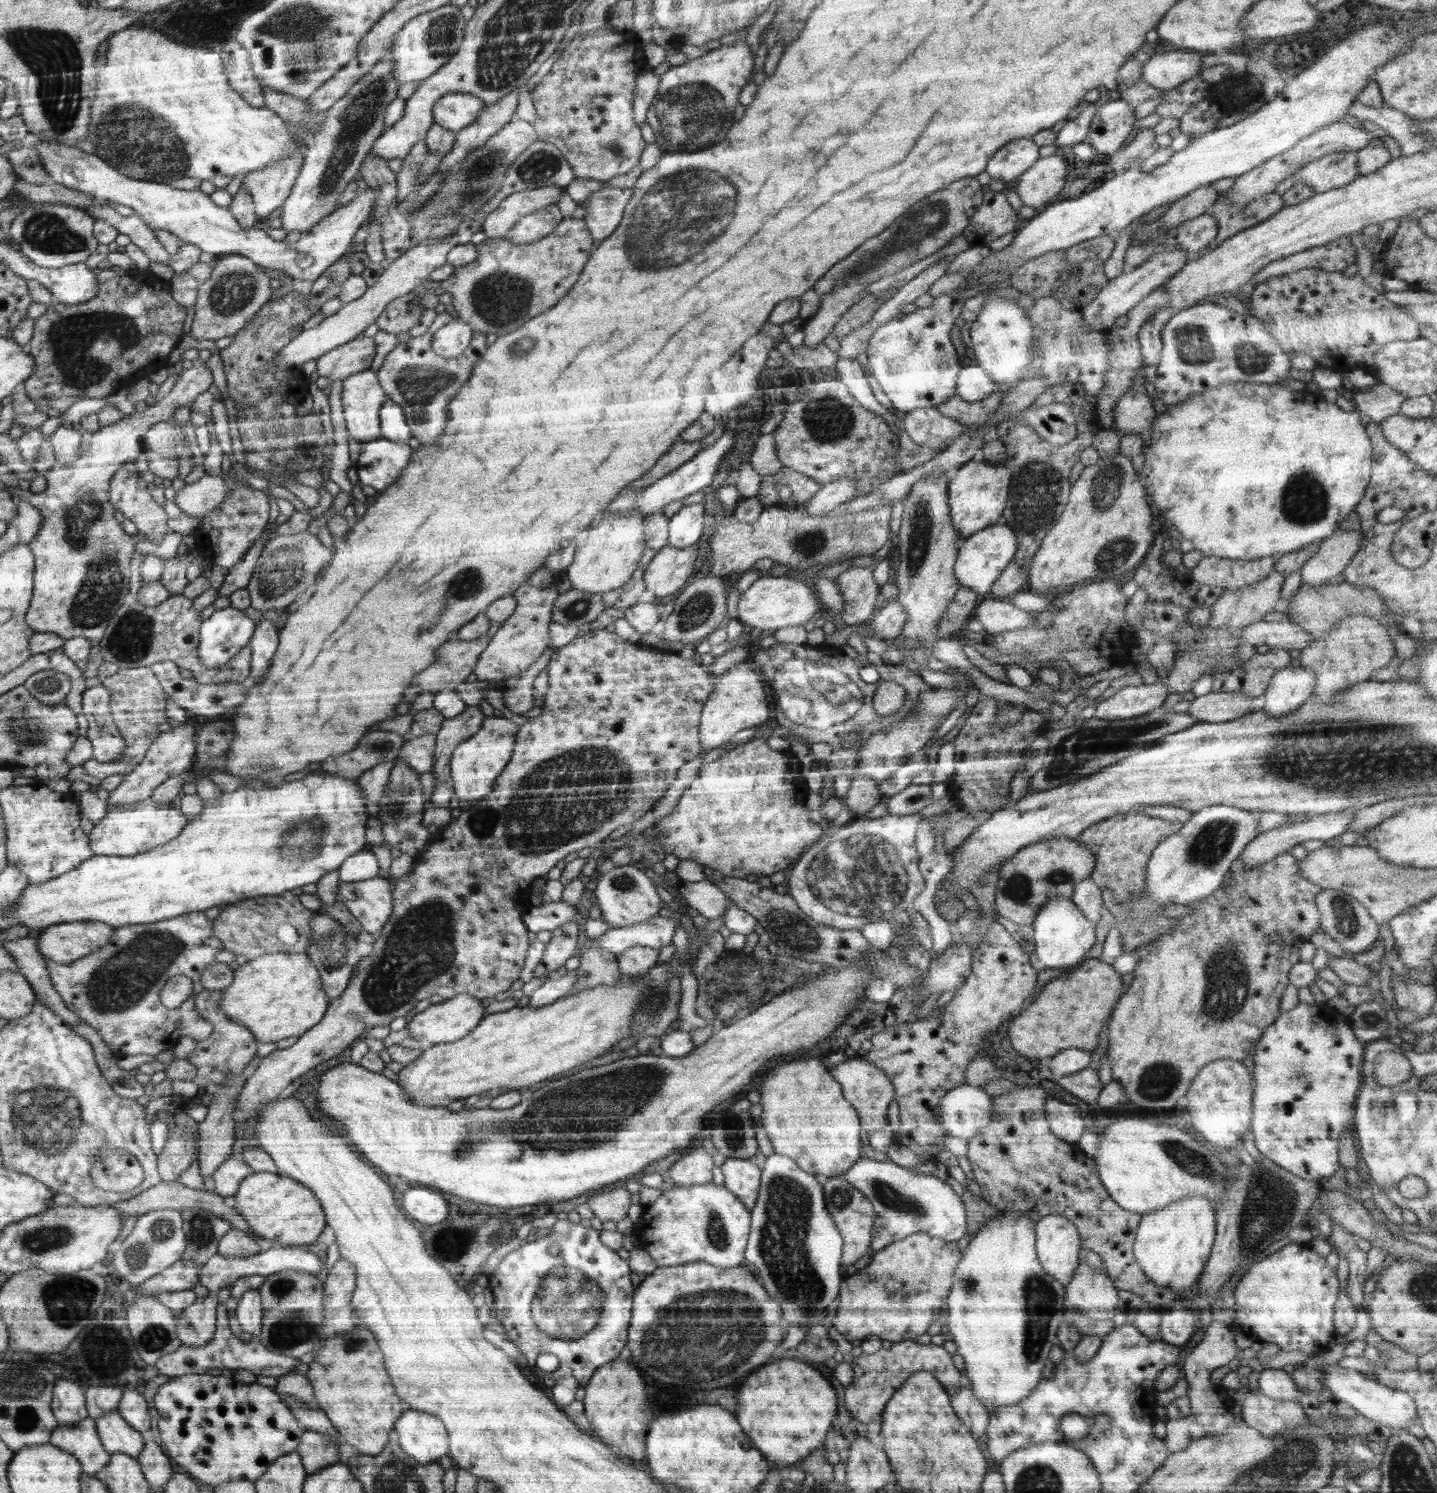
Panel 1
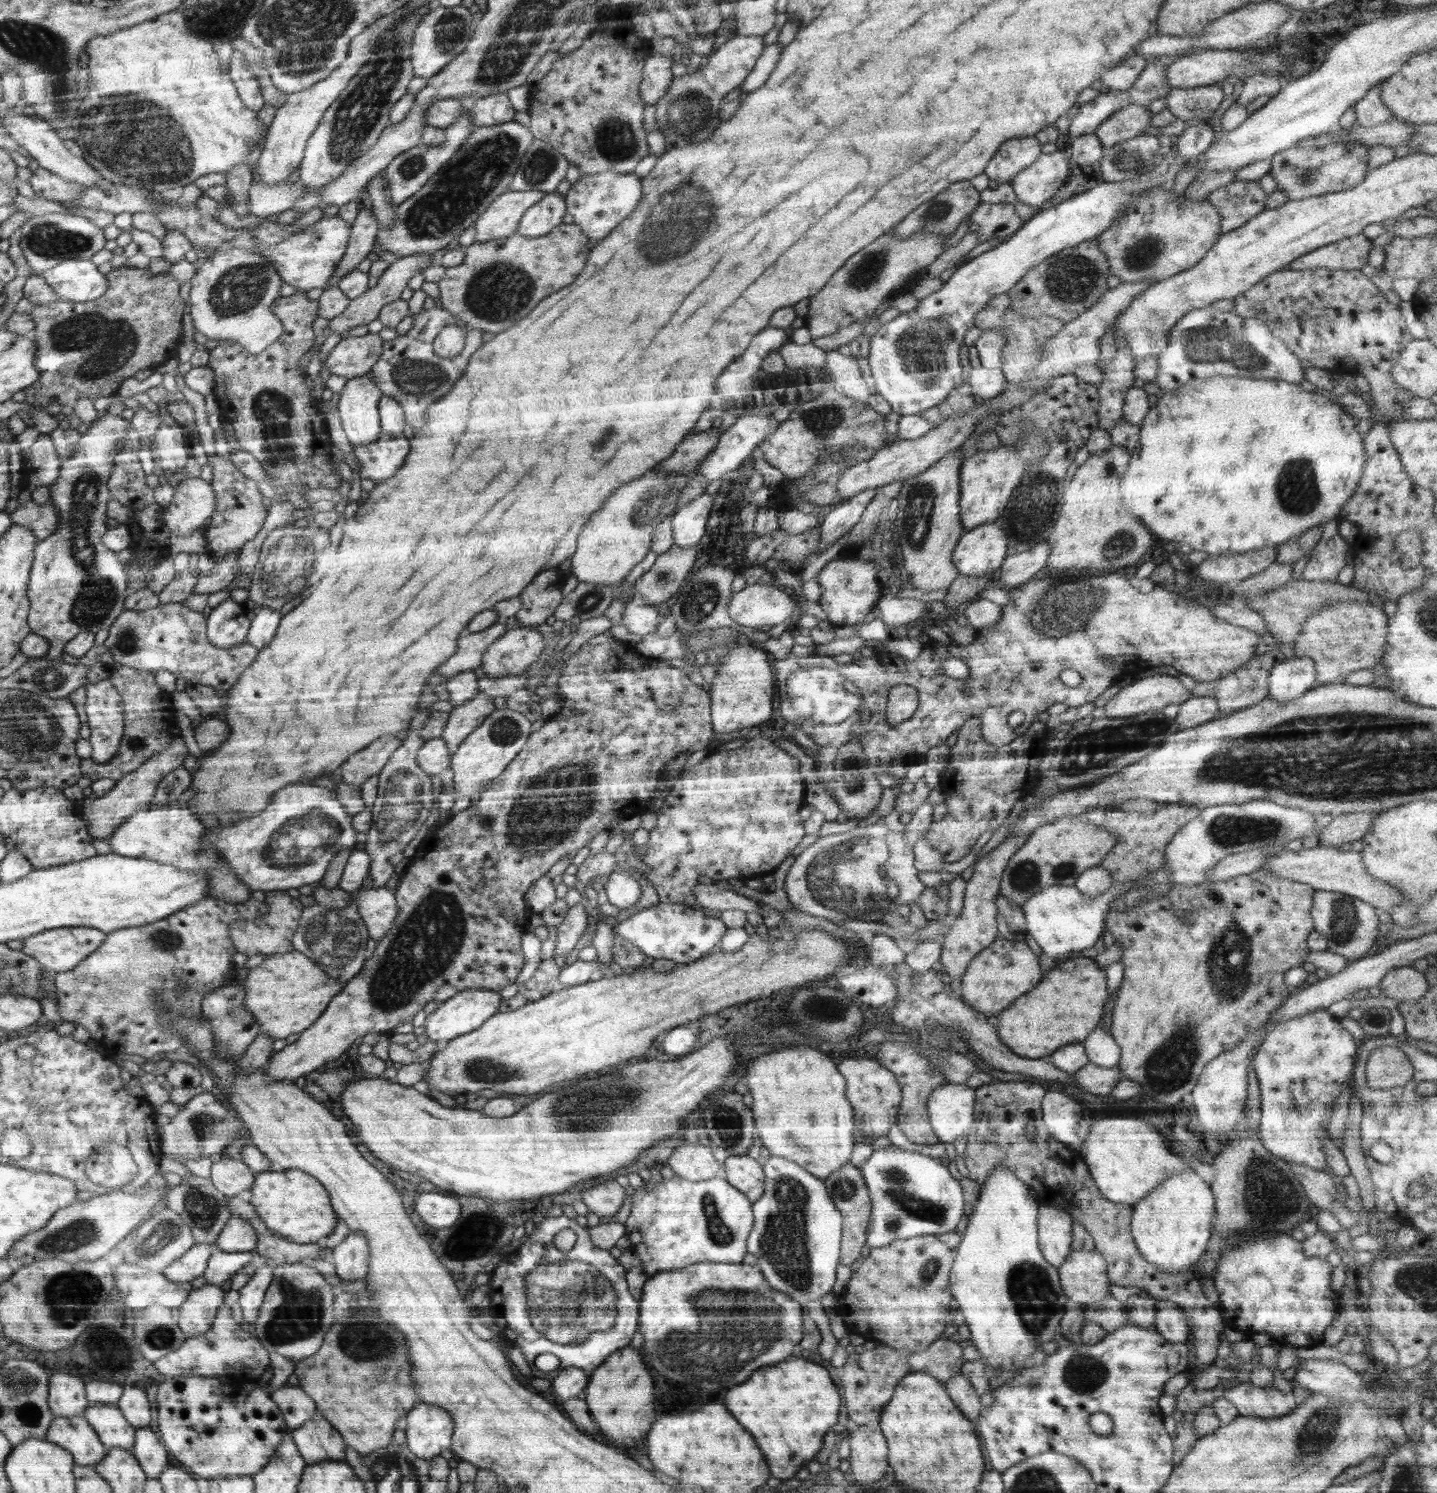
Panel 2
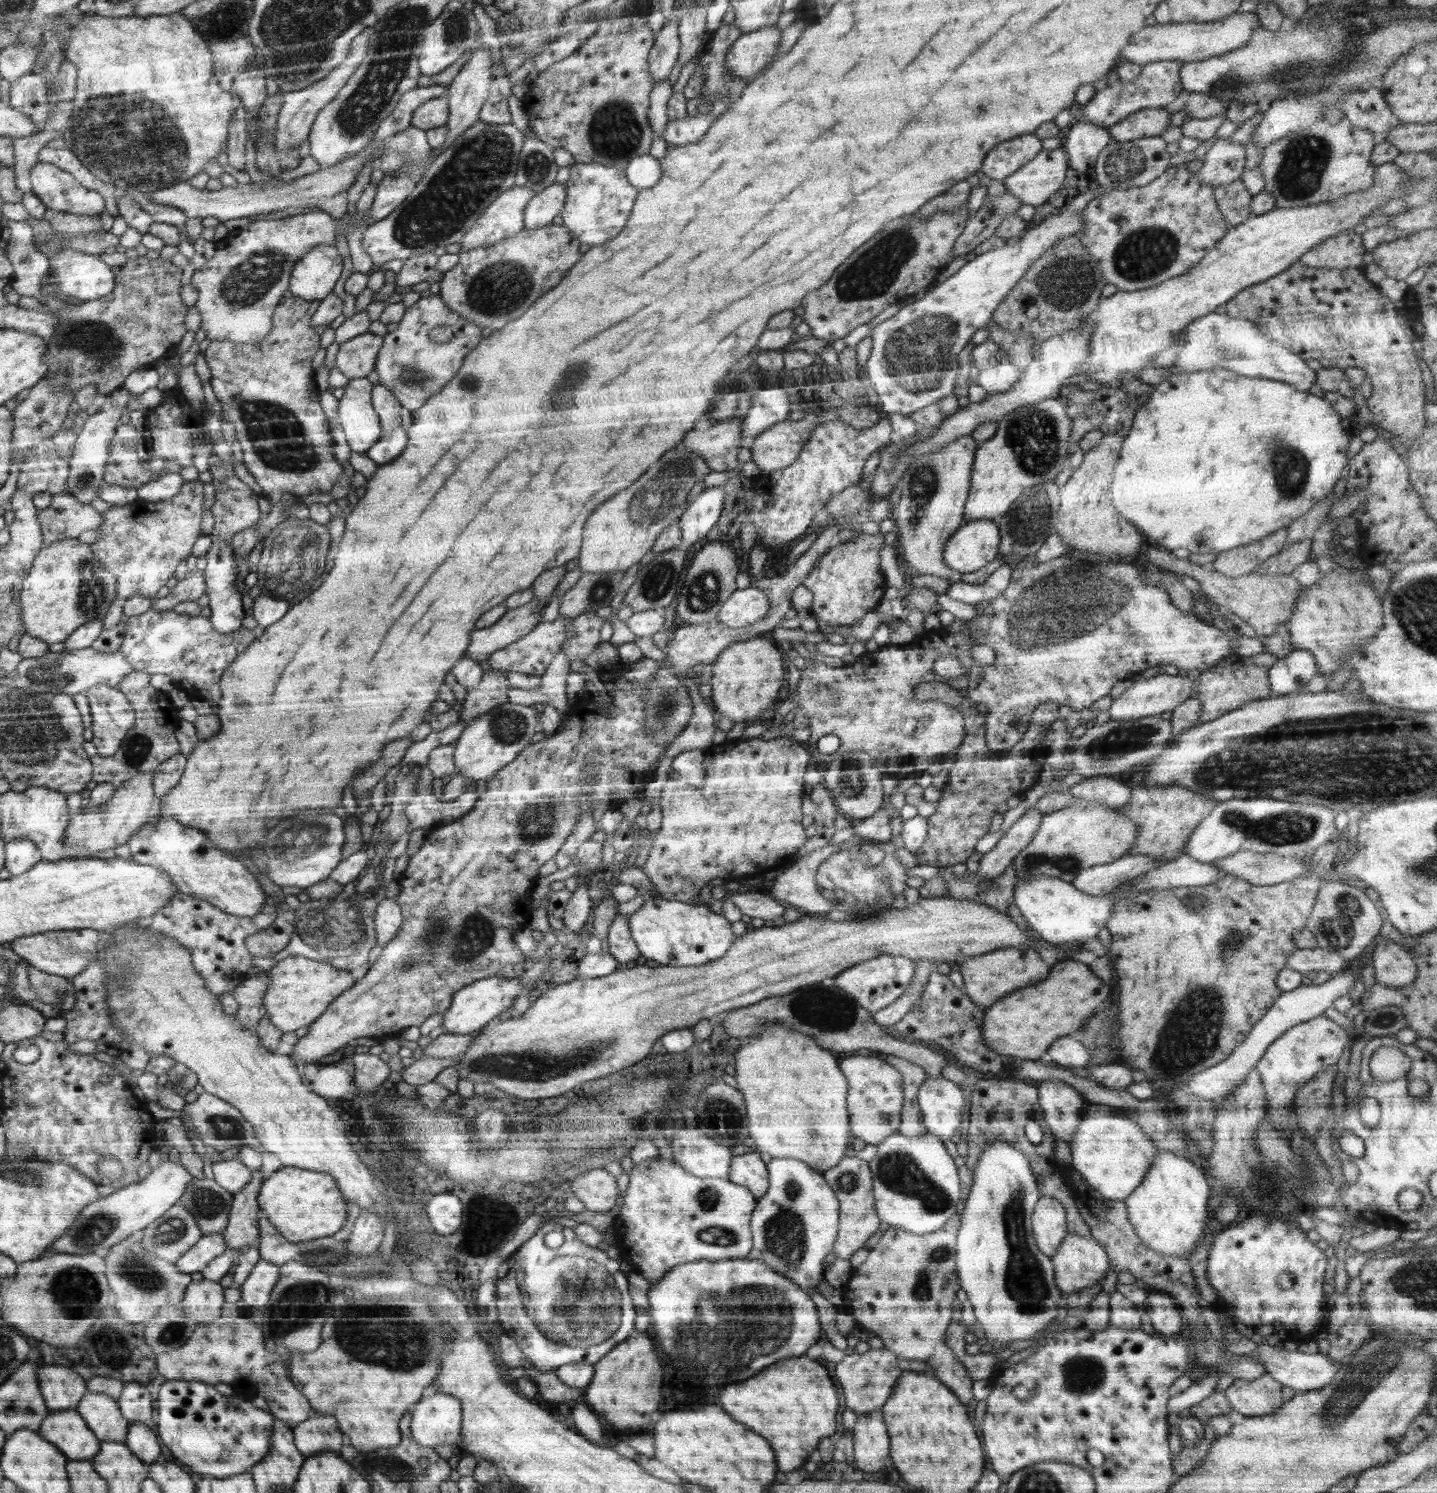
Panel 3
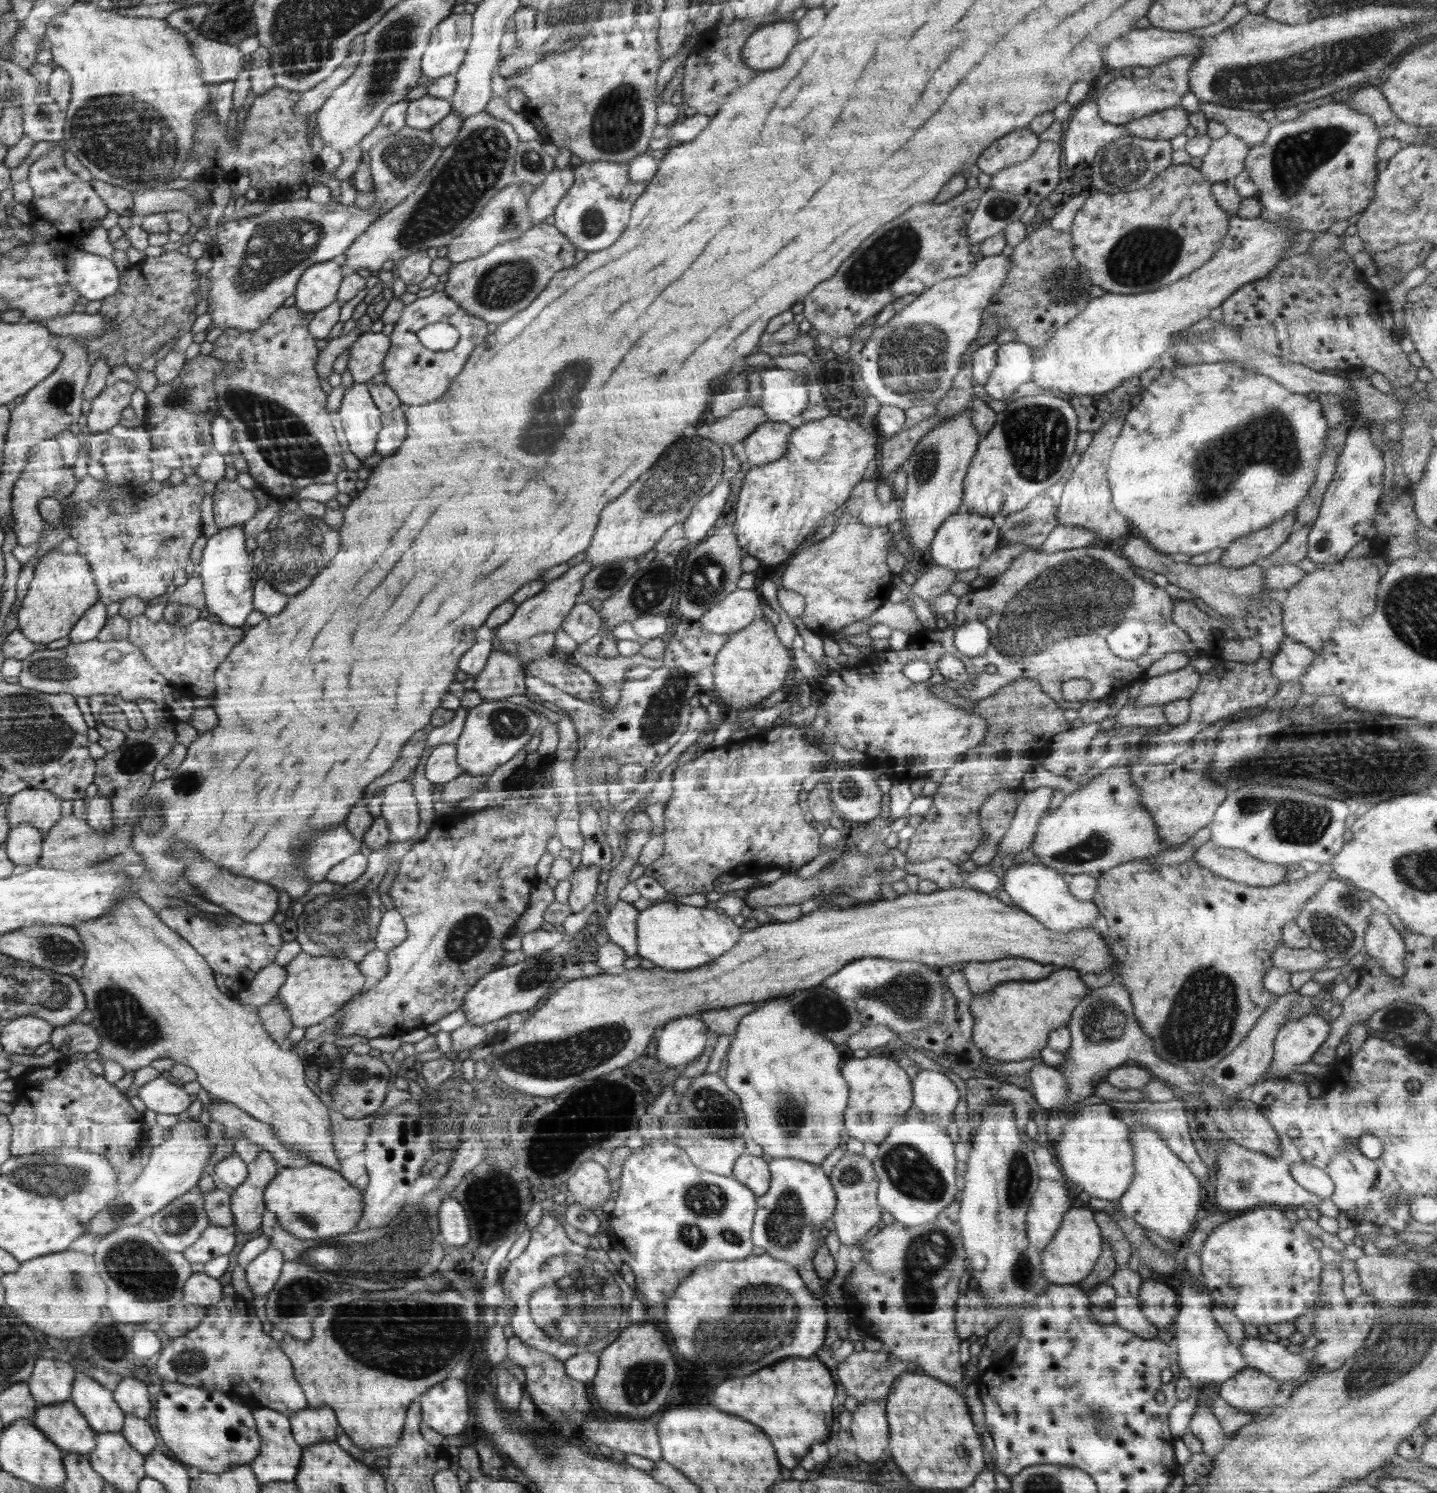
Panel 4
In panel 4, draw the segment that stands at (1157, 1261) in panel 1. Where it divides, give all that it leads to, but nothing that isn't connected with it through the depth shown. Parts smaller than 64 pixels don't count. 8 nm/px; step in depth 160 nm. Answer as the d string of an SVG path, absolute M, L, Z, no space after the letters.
M1134 1126L1129 1132L1134 1151L1133 1179L1119 1198L1121 1212L1142 1228L1184 1247L1197 1225L1196 1213L1204 1200L1203 1186L1156 1131L1148 1126Z

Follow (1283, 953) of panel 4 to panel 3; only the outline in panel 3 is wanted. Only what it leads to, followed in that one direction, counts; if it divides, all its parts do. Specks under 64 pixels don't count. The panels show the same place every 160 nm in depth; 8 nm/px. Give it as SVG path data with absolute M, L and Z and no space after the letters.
M1317 946L1304 950L1296 949L1286 959L1285 966L1302 973L1324 970L1333 975L1348 968L1348 960L1342 958L1337 952Z

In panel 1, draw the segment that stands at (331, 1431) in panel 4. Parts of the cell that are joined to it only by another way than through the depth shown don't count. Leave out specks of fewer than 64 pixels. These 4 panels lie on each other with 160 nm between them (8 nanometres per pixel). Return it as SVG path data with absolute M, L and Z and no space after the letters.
M304 1431L297 1451L308 1474L314 1474L341 1460L339 1446L336 1446L325 1434L316 1431Z

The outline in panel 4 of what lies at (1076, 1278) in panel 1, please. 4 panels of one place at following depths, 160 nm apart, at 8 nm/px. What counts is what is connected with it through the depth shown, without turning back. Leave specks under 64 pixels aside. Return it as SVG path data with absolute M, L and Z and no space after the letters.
M1071 1206L1063 1215L1060 1229L1041 1251L1041 1271L1046 1280L1054 1285L1078 1285L1090 1274L1102 1252L1100 1228L1093 1218L1095 1207Z

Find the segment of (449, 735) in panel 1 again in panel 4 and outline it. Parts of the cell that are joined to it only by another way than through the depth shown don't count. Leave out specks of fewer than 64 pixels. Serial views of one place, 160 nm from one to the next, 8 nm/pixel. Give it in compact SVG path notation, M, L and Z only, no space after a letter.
M509 648L494 650L486 662L485 668L475 677L474 691L484 701L507 699L514 695L525 695L526 666Z

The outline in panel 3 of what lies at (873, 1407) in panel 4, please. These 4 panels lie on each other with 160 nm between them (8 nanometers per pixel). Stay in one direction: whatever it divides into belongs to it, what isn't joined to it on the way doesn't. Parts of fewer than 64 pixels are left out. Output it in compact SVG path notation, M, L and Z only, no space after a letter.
M878 1412L857 1414L852 1443L858 1470L876 1472L886 1466L886 1458L890 1456L890 1444L886 1424Z

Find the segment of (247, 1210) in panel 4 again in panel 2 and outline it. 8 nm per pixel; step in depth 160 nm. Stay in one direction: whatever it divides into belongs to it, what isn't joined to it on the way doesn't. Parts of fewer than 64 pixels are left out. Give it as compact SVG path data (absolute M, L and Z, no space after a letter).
M234 1215L214 1243L222 1252L250 1252L258 1246L258 1240L255 1229L238 1215Z

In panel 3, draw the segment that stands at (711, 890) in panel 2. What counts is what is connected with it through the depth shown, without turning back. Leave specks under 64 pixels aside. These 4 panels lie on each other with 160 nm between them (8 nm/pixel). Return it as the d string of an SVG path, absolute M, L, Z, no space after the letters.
M749 889L745 894L730 894L724 897L734 902L738 908L752 919L761 918L762 920L774 920L777 924L784 923L782 915L786 905L782 902L774 901L772 897L764 896L758 892L758 889Z

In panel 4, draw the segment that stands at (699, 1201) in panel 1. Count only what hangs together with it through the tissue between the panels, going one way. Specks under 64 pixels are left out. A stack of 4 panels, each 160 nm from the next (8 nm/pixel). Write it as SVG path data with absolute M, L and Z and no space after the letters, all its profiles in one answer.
M645 1140L644 1146L636 1152L632 1152L622 1164L622 1171L620 1176L620 1189L615 1194L615 1207L609 1214L611 1233L607 1236L610 1242L610 1248L618 1250L618 1254L622 1257L623 1264L628 1265L631 1271L635 1274L635 1284L645 1298L650 1302L667 1302L670 1296L674 1294L676 1288L680 1286L682 1280L688 1278L688 1272L692 1272L696 1266L706 1266L718 1261L740 1260L752 1255L753 1240L751 1237L753 1218L756 1212L757 1196L745 1186L738 1182L733 1176L722 1176L714 1174L713 1172L700 1172L686 1152L682 1148L676 1146L672 1142L665 1141L651 1141Z

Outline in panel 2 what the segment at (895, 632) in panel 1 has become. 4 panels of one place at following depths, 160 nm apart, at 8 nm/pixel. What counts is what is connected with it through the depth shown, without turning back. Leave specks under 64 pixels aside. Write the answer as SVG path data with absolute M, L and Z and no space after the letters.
M918 594L904 596L881 596L875 606L881 612L881 620L893 632L901 625L911 626L928 608L927 603Z

